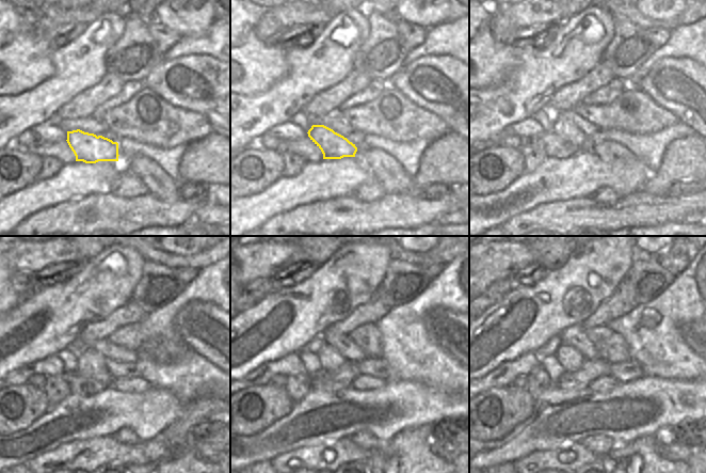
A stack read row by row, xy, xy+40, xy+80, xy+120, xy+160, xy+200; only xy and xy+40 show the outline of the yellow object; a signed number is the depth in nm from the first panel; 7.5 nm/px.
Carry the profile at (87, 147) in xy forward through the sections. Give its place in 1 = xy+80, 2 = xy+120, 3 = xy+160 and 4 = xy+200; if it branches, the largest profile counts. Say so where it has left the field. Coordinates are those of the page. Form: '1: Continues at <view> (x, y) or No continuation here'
1: Continues at xy+80 (563, 126)
2: Continues at xy+120 (91, 363)
3: Continues at xy+160 (331, 360)
4: Continues at xy+200 (571, 359)

